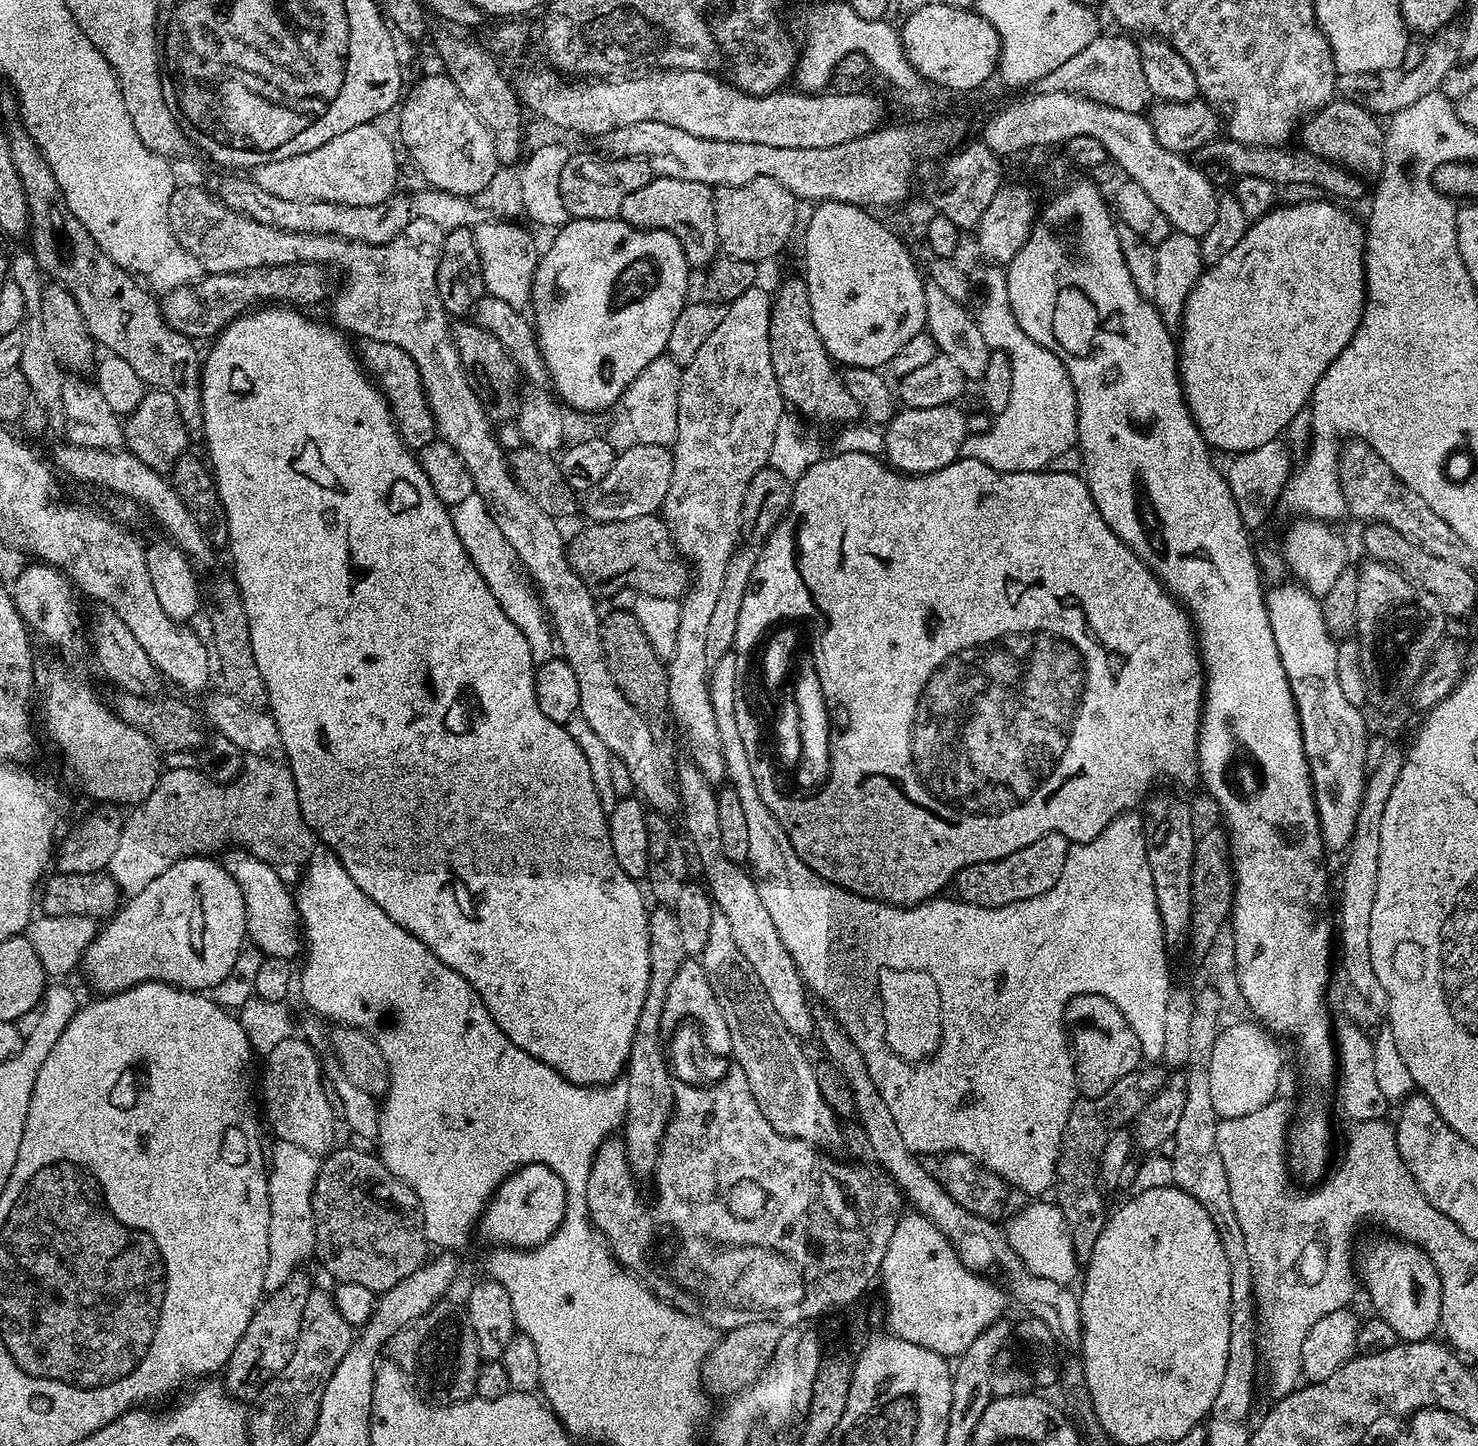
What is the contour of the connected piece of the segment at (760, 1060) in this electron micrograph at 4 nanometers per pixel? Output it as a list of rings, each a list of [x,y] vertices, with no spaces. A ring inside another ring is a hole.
[[[713,911],[710,942],[706,942],[706,950],[702,950],[698,959],[704,968],[706,982],[710,982],[710,990],[714,990],[714,998],[718,998],[718,1006],[722,1006],[722,1018],[726,1018],[726,1027],[730,1030],[731,1059],[735,1067],[746,1074],[754,1102],[758,1102],[758,1110],[762,1110],[766,1122],[770,1122],[778,1134],[805,1140],[821,1150],[838,1147],[841,1121],[836,1112],[826,1106],[822,1090],[818,1090],[813,1061],[808,1061],[798,1037],[786,1030],[766,990],[762,990],[758,974],[754,974],[750,962],[746,962],[746,954],[738,950],[726,914]]]

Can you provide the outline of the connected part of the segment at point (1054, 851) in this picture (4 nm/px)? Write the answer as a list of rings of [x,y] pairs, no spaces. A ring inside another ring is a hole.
[[[1051,832],[1006,858],[966,866],[954,881],[955,895],[966,904],[983,908],[1001,908],[1026,898],[1038,898],[1062,878],[1069,847],[1070,841],[1066,837]]]

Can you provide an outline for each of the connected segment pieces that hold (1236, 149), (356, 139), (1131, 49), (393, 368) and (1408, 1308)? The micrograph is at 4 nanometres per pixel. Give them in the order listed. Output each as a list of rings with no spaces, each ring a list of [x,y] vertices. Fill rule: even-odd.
[[[1217,138],[1210,144],[1202,145],[1198,150],[1198,157],[1200,156],[1201,162],[1199,161],[1199,163],[1201,165],[1220,164],[1226,170],[1230,170],[1233,177],[1236,178],[1242,176],[1266,178],[1271,184],[1277,186],[1283,186],[1283,184],[1313,184],[1314,187],[1329,192],[1329,194],[1324,194],[1340,202],[1363,198],[1365,181],[1356,173],[1350,172],[1340,164],[1330,162],[1313,152],[1307,150],[1291,152],[1290,149],[1291,147],[1288,146],[1263,148],[1262,146],[1239,144],[1236,140],[1227,138]]]
[[[375,123],[354,126],[354,130],[346,130],[346,134],[330,138],[330,142],[318,146],[318,150],[260,164],[254,170],[256,185],[266,190],[266,194],[274,194],[290,202],[321,200],[346,206],[374,206],[397,191],[397,145],[394,140],[392,145],[391,138],[376,127],[380,126]]]
[[[1097,36],[1094,42],[1090,42],[1090,46],[1086,46],[1086,50],[1078,50],[1078,54],[1070,58],[1070,62],[1062,62],[1058,70],[1046,74],[1046,78],[1040,80],[1039,91],[1069,92],[1074,96],[1084,96],[1087,100],[1118,110],[1143,113],[1149,107],[1148,100],[1150,101],[1146,73],[1142,70],[1142,58],[1137,41],[1124,36]]]
[[[365,336],[355,341],[354,351],[361,368],[384,395],[388,409],[392,411],[392,418],[396,421],[396,429],[400,431],[402,442],[413,450],[430,446],[430,442],[437,439],[438,433],[434,414],[424,393],[422,378],[418,374],[418,366],[414,366],[414,358],[410,358],[406,350],[398,350],[398,346],[390,346],[390,342],[378,342],[374,338]]]
[[[1388,1238],[1364,1256],[1364,1284],[1375,1315],[1381,1316],[1400,1335],[1401,1341],[1426,1340],[1440,1328],[1442,1290],[1440,1275],[1423,1248],[1400,1238]]]

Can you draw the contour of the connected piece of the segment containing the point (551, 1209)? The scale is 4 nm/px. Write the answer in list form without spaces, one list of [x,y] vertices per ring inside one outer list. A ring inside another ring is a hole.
[[[525,1164],[504,1177],[482,1213],[482,1225],[497,1245],[527,1250],[555,1234],[564,1221],[567,1201],[566,1186],[554,1170],[541,1164]]]

